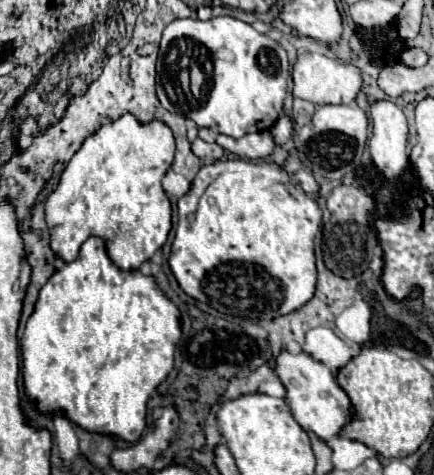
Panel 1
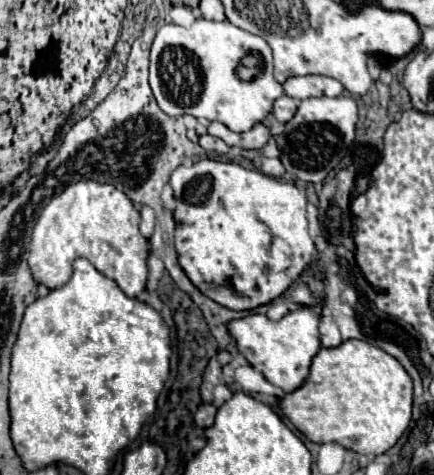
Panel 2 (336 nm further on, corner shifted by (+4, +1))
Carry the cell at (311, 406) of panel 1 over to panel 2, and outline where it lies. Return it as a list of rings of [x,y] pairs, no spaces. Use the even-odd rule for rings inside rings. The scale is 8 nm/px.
[[[300,305],[288,311],[280,321],[272,321],[266,315],[254,313],[230,321],[230,337],[234,337],[238,351],[246,361],[258,369],[270,383],[278,385],[284,393],[298,389],[308,377],[312,357],[320,351],[320,313],[314,307]]]

